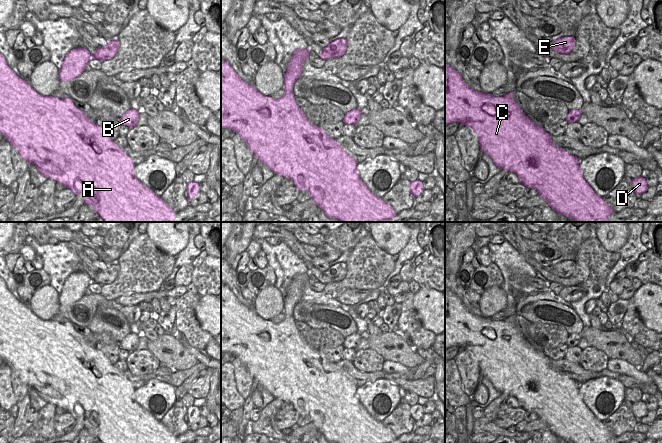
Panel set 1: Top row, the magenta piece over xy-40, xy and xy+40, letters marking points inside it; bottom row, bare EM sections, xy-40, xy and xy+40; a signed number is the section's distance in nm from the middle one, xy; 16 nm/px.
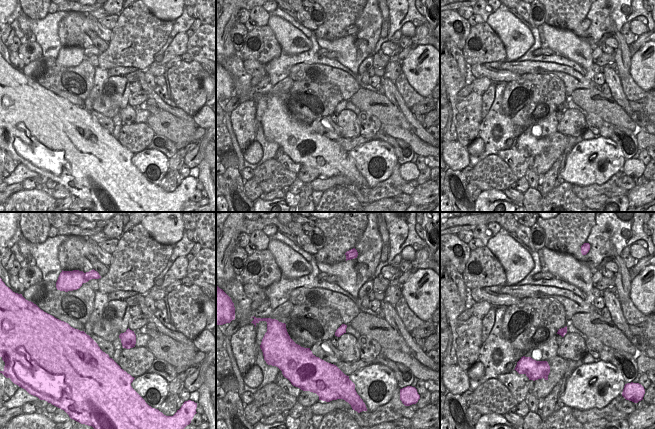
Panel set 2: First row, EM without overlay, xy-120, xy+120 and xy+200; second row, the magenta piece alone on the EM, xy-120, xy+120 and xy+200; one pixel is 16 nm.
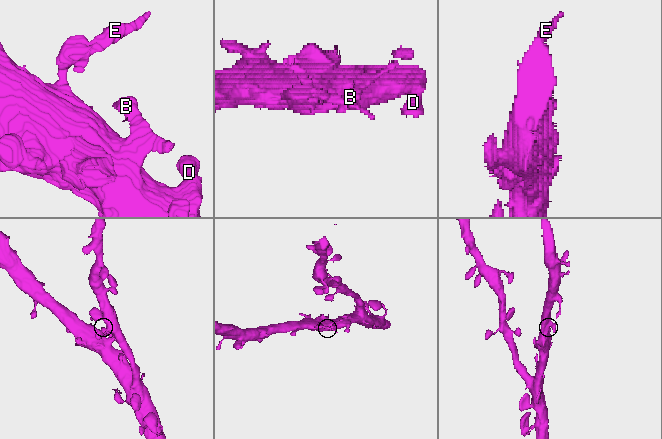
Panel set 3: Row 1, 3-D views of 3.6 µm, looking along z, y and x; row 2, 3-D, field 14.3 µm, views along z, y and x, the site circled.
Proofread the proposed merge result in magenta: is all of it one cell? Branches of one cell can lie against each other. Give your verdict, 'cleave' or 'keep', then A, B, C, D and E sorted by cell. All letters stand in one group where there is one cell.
cleave | A B C D / E

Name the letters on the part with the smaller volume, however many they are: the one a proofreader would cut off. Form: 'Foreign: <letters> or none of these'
Foreign: E

